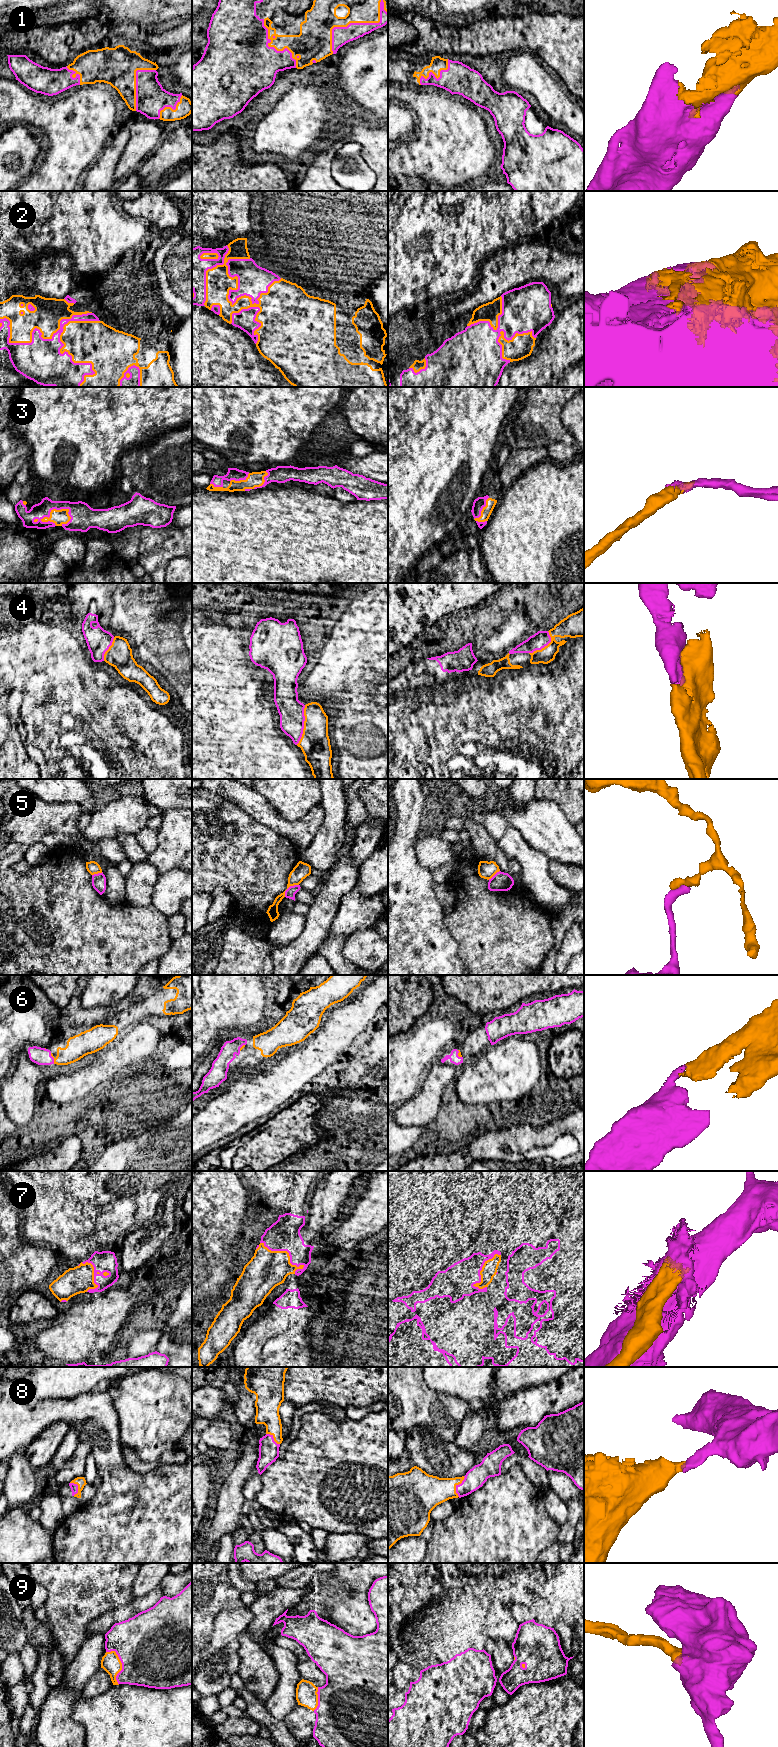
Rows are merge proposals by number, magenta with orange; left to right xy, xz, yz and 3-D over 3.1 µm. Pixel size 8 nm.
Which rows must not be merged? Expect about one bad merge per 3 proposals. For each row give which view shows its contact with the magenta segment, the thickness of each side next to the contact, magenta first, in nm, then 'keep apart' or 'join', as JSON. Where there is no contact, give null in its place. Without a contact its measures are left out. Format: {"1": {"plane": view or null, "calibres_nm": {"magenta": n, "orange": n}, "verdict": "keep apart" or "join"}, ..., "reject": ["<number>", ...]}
{"1": {"plane": "xz", "calibres_nm": {"magenta": 140, "orange": 200}, "verdict": "join"}, "2": {"plane": "xy", "calibres_nm": {"magenta": 280, "orange": 240}, "verdict": "join"}, "3": {"plane": "xy", "calibres_nm": {"magenta": 200, "orange": 120}, "verdict": "join"}, "4": {"plane": "xz", "calibres_nm": {"magenta": 200, "orange": 240}, "verdict": "join"}, "5": {"plane": "xz", "calibres_nm": {"magenta": 80, "orange": 120}, "verdict": "keep apart"}, "6": {"plane": "xy", "calibres_nm": {"magenta": 140, "orange": 190}, "verdict": "join"}, "7": {"plane": "xz", "calibres_nm": {"magenta": 260, "orange": 300}, "verdict": "keep apart"}, "8": {"plane": "yz", "calibres_nm": {"magenta": 160, "orange": 280}, "verdict": "join"}, "9": {"plane": "xy", "calibres_nm": {"magenta": 500, "orange": 150}, "verdict": "join"}, "reject": ["5", "7"]}

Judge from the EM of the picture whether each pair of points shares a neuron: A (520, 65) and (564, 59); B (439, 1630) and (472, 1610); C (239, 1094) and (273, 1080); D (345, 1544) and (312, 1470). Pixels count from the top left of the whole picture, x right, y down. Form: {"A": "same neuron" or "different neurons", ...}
{"A": "different neurons", "B": "same neuron", "C": "same neuron", "D": "different neurons"}

